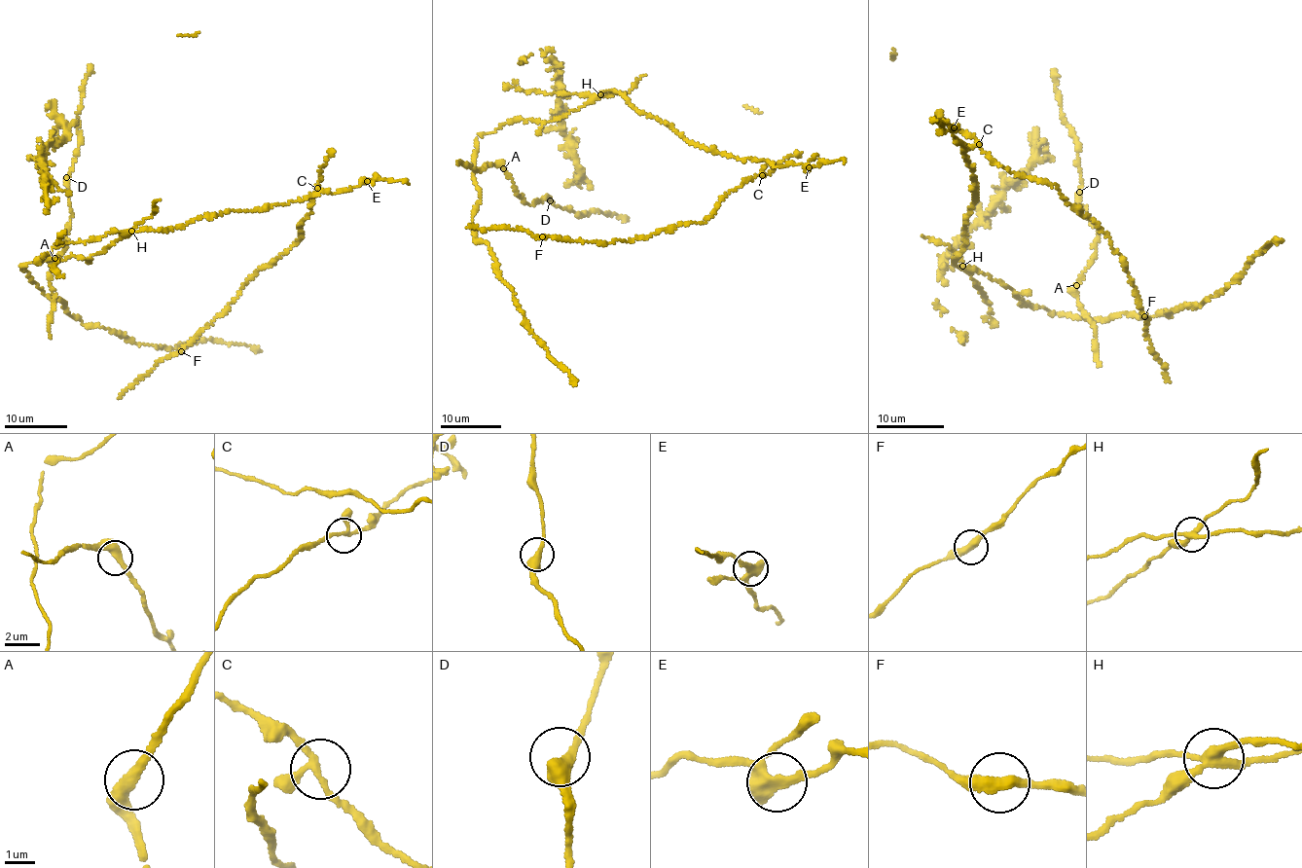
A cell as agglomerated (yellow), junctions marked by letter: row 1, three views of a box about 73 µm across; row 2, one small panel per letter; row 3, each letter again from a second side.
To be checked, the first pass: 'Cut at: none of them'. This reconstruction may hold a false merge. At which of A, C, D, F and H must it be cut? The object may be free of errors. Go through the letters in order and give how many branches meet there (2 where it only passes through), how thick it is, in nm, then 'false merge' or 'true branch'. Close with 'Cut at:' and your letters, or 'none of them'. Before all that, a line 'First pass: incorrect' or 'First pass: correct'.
First pass: incorrect
A: branches 2; calibre 420 nm; true branch
C: branches 3; calibre 190 nm; true branch
D: branches 2; calibre 400 nm; true branch
F: branches 2; calibre 380 nm; true branch
H: branches 4; calibre 300 nm; false merge
Cut at: H

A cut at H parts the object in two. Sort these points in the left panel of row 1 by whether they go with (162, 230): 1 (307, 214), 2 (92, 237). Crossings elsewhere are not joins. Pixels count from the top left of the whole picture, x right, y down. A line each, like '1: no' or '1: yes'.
1: no
2: yes

